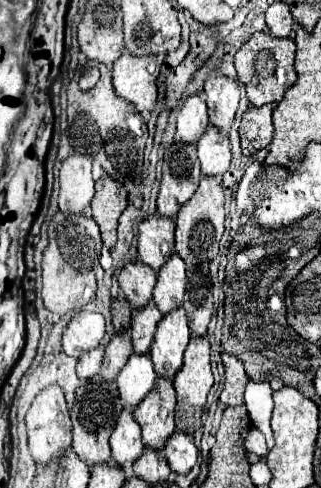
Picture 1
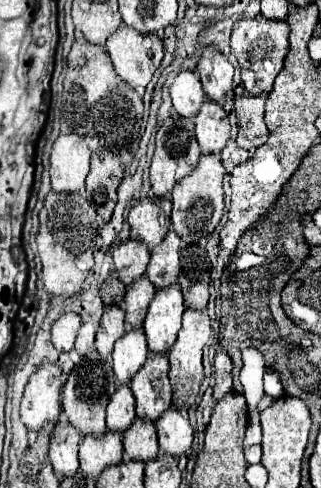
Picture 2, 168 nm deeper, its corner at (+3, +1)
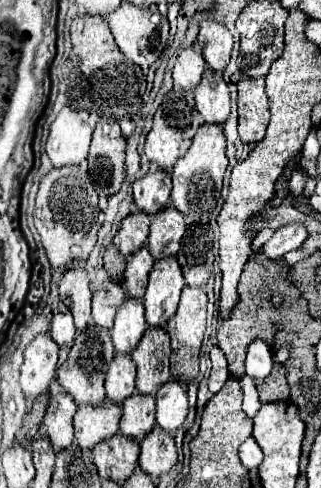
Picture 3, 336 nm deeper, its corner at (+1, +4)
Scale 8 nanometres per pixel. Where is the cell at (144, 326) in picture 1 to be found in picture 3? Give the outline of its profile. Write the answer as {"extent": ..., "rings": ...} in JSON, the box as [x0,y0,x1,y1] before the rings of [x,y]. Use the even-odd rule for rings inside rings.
{"extent":[124,243,154,299],"rings":[[[146,243],[128,257],[124,271],[124,285],[130,297],[140,299],[144,295],[144,287],[148,285],[148,271],[152,269],[152,263],[154,257],[150,255]]]}

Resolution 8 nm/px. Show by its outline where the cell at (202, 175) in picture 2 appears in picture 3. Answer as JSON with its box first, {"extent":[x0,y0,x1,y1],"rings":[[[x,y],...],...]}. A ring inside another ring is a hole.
{"extent":[172,125,228,181],"rings":[[[202,125],[190,149],[172,167],[172,181],[222,181],[228,167],[226,137],[220,125]]]}

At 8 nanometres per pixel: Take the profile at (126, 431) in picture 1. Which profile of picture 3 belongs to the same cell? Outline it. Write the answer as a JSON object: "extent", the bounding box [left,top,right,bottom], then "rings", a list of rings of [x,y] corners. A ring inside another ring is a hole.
{"extent":[104,353,136,403],"rings":[[[116,353],[106,369],[104,379],[106,399],[114,403],[122,403],[124,399],[128,399],[128,395],[136,391],[134,379],[136,379],[136,365],[132,357],[128,353]]]}

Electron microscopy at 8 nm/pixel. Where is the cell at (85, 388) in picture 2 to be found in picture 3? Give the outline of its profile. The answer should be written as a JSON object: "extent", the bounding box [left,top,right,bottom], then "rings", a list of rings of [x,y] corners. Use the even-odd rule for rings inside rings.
{"extent":[58,321,114,403],"rings":[[[94,321],[88,323],[84,331],[76,333],[72,351],[68,353],[68,359],[62,363],[58,369],[58,381],[60,385],[74,397],[74,401],[80,403],[104,403],[106,393],[104,393],[104,367],[112,361],[114,347],[110,339],[110,331],[104,327],[98,327]]]}

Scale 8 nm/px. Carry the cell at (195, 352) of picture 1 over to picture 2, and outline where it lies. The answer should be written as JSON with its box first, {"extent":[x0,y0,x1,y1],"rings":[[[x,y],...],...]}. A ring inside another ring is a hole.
{"extent":[168,310,210,410],"rings":[[[186,310],[182,318],[182,330],[178,334],[178,340],[174,348],[168,354],[170,360],[170,384],[172,384],[172,408],[178,410],[190,410],[190,406],[196,402],[200,384],[204,380],[204,368],[202,368],[202,348],[210,338],[210,318],[206,312]]]}

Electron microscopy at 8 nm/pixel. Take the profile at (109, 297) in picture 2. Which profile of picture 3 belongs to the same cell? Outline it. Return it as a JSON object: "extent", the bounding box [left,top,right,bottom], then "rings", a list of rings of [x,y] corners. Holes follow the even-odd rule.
{"extent":[104,243,126,283],"rings":[[[110,243],[104,251],[104,267],[110,273],[110,277],[118,283],[124,281],[124,267],[126,267],[126,259],[120,255],[120,251],[116,249],[114,243]]]}

